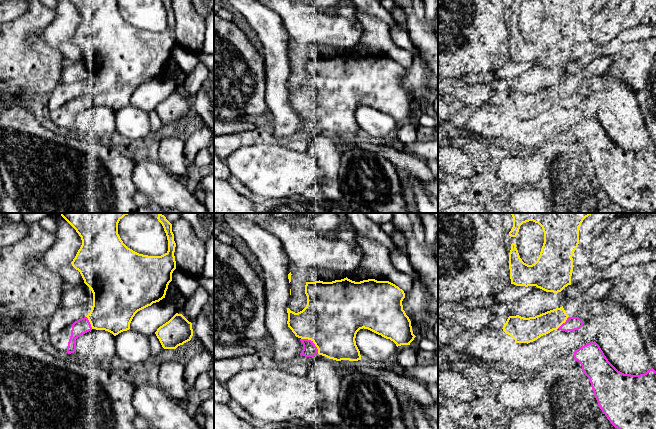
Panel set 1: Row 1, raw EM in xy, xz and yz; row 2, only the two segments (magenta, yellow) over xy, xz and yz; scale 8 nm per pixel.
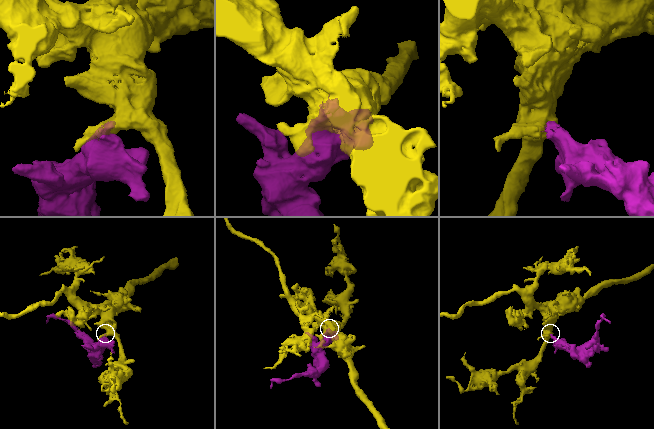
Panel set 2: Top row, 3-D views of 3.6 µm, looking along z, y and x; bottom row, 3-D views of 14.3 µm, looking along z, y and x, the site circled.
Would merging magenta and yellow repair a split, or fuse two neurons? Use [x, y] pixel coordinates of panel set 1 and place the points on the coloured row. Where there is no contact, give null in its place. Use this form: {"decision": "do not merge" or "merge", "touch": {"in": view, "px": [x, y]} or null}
{"decision": "merge", "touch": {"in": "xz", "px": [312, 342]}}

